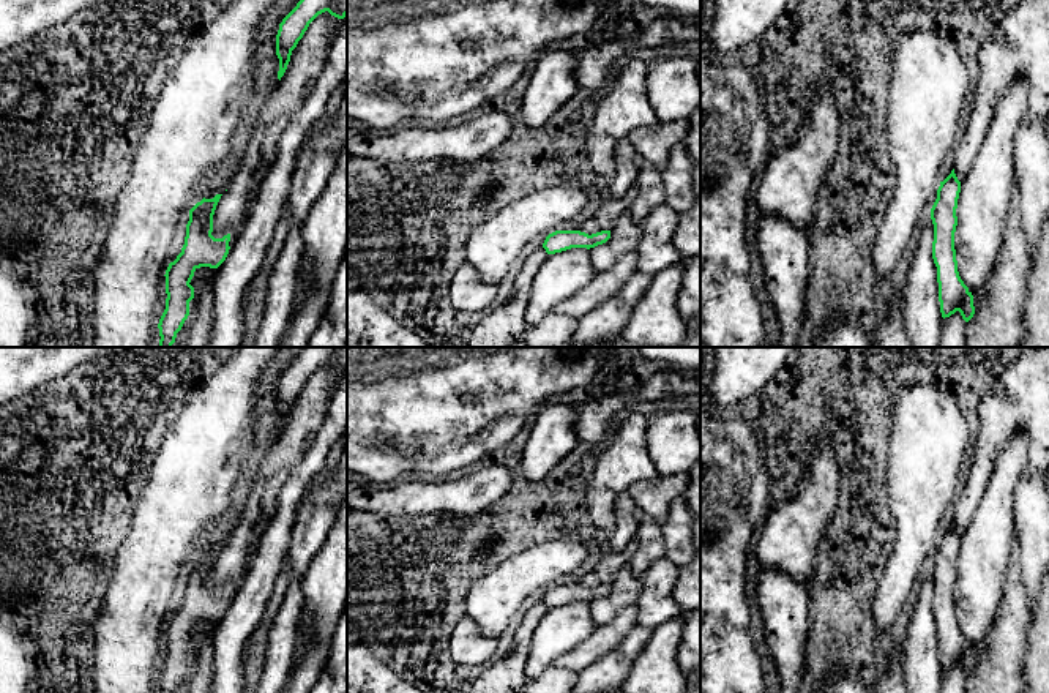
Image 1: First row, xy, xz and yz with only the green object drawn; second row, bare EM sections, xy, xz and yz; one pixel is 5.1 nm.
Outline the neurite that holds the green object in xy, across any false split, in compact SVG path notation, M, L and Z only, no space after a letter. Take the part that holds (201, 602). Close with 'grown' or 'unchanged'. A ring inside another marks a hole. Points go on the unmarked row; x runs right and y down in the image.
M222 548L202 553L189 564L186 590L181 606L166 624L166 663L158 682L161 693L175 693L189 669L189 655L194 641L189 638L194 625L200 620L218 622L229 608L230 587L215 592L213 568Z; unchanged

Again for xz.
M555 584L549 587L543 597L547 608L562 606L571 601L595 601L606 597L610 592L610 584L601 584L596 587L585 587L580 584Z; unchanged

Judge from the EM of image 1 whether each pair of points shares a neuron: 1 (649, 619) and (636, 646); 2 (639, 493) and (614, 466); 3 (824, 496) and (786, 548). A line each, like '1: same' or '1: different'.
1: different
2: different
3: same

